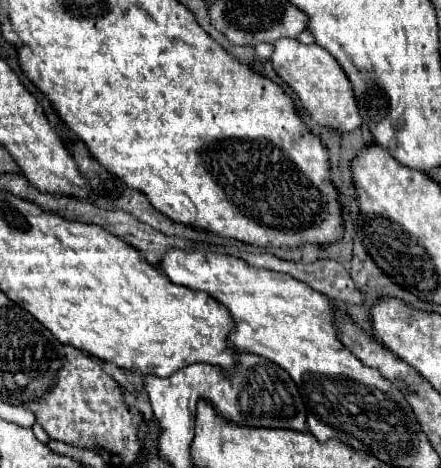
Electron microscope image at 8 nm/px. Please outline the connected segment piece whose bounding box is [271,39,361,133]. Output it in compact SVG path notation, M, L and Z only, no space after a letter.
M279 39L273 43L271 65L273 65L275 73L295 91L303 113L313 123L333 127L343 133L353 131L361 125L355 95L353 95L353 89L351 89L345 73L341 73L337 61L325 49L321 49L317 43L303 45L297 39Z

